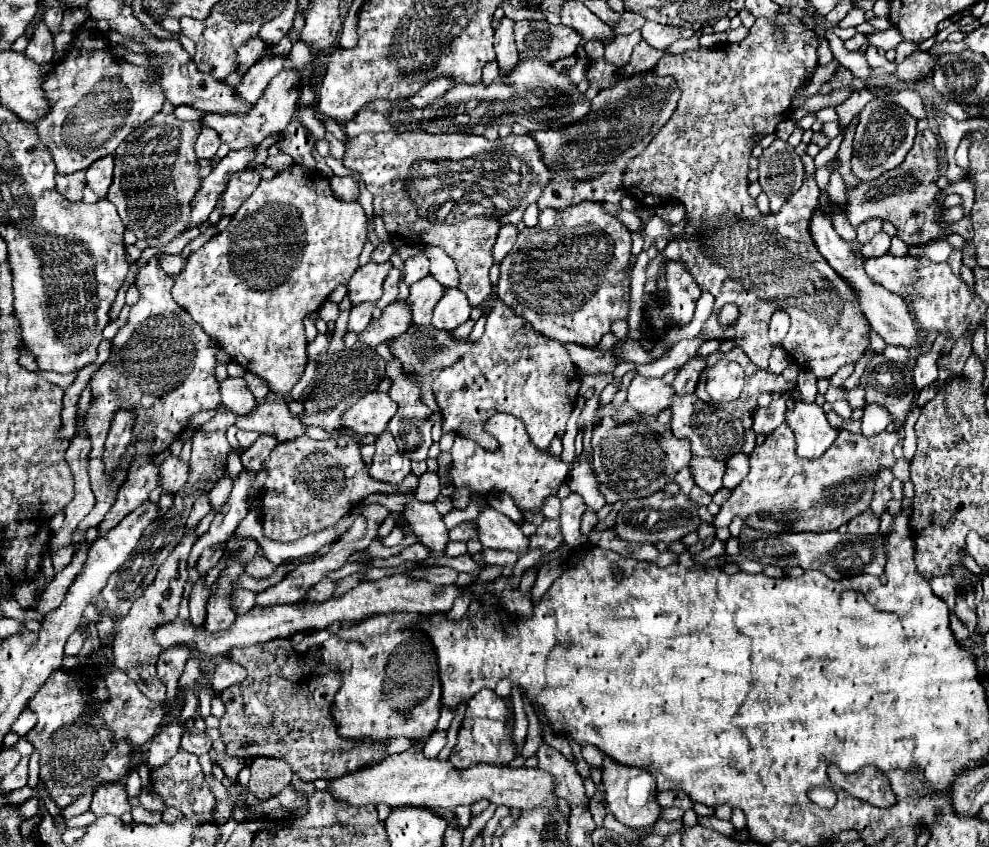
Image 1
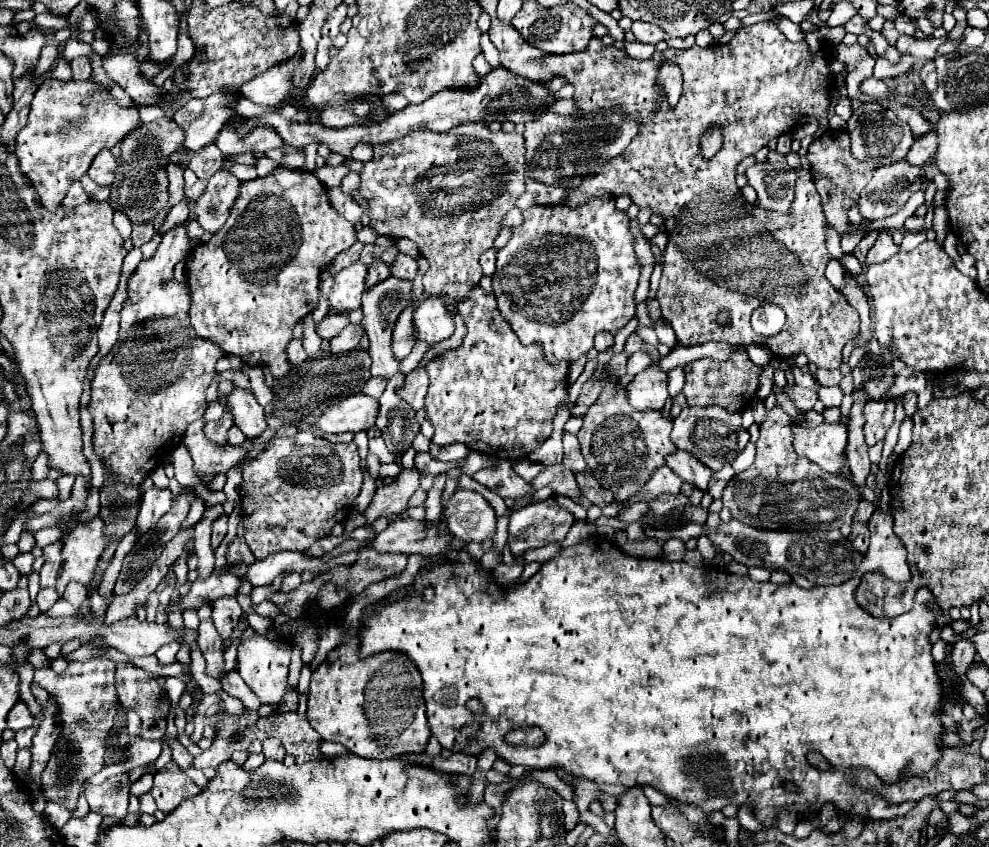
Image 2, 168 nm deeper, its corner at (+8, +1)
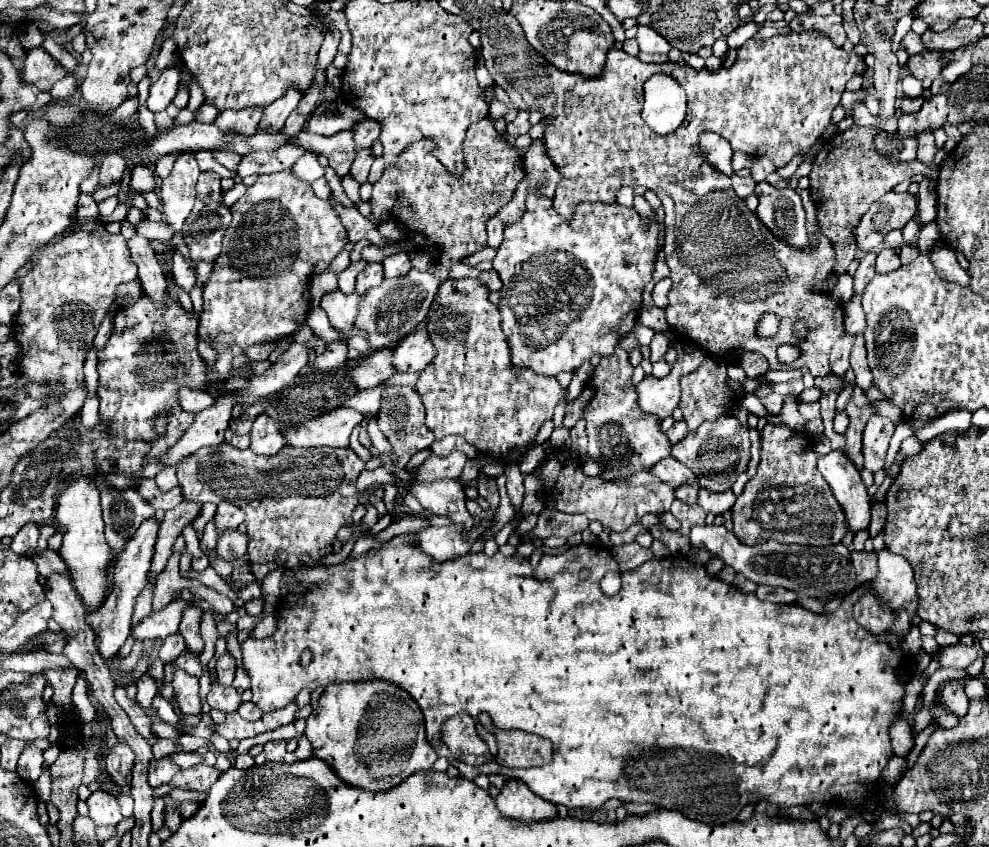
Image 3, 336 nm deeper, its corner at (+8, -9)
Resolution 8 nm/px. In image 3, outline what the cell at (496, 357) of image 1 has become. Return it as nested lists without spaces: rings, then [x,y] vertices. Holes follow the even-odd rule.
[[[457,279],[441,283],[439,293],[435,295],[435,301],[431,303],[429,315],[425,319],[425,331],[437,347],[437,355],[431,361],[431,369],[419,373],[415,389],[423,399],[427,411],[425,423],[435,433],[435,439],[443,439],[447,435],[463,435],[479,451],[499,461],[503,461],[509,451],[533,443],[539,433],[539,427],[553,417],[553,409],[565,389],[555,377],[533,375],[533,371],[515,369],[509,363],[511,353],[507,339],[501,331],[501,315],[497,305],[489,301],[489,289],[485,287],[485,283],[481,283],[479,279]],[[449,323],[459,323],[459,327],[469,329],[451,331],[447,329]]]

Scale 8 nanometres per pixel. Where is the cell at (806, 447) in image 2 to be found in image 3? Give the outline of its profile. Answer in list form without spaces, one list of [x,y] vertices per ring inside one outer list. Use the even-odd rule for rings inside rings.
[[[831,451],[829,455],[819,457],[817,467],[825,477],[825,481],[829,483],[837,503],[845,513],[847,529],[851,533],[869,529],[869,521],[871,521],[869,495],[853,461],[841,451]],[[851,471],[857,471],[857,473],[851,473]]]

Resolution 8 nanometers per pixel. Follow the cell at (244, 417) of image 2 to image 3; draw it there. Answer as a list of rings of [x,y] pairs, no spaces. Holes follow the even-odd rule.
[[[259,415],[253,421],[253,429],[251,429],[251,451],[257,455],[277,455],[277,451],[281,447],[285,447],[287,441],[279,431],[277,421],[273,421],[267,415]]]

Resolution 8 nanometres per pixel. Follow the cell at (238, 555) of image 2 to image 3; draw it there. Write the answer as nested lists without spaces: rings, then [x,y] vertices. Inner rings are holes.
[[[227,529],[227,531],[223,531],[219,535],[215,551],[219,553],[221,559],[233,561],[233,559],[239,559],[239,557],[243,557],[247,553],[247,543],[249,543],[247,533],[241,533],[237,529]]]

